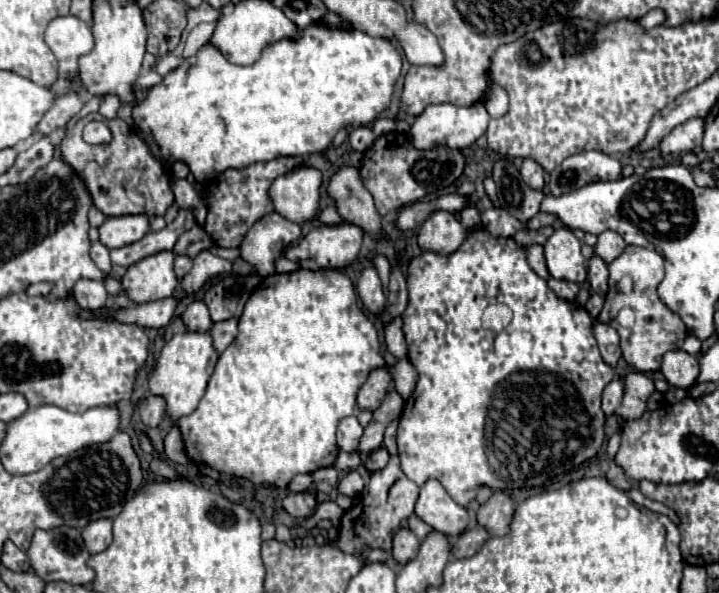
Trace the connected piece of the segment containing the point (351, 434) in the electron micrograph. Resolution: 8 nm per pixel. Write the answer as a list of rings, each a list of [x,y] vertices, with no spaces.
[[[355,415],[345,417],[345,419],[339,421],[337,443],[339,443],[339,449],[341,451],[347,451],[347,453],[357,451],[359,441],[361,441],[361,435],[363,435],[363,427],[359,425],[359,421],[357,421]]]

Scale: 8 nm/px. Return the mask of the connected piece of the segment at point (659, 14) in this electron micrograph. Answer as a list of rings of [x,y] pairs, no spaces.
[[[653,9],[653,11],[649,11],[645,17],[641,17],[641,19],[639,19],[639,23],[643,25],[643,29],[657,27],[657,25],[661,25],[663,21],[665,21],[665,13],[663,13],[661,9]]]

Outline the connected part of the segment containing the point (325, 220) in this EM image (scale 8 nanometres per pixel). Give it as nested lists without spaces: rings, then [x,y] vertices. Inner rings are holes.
[[[333,205],[325,207],[325,209],[319,213],[319,221],[321,221],[323,225],[337,225],[337,223],[341,223],[341,219],[339,219],[339,215],[337,215],[337,211],[335,211]]]

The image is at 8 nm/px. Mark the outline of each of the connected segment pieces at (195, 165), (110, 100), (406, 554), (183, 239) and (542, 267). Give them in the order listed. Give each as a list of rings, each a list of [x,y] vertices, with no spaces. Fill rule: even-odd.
[[[313,23],[307,29],[303,29],[303,33],[301,33],[301,37],[297,41],[281,39],[281,41],[277,41],[273,45],[267,45],[263,49],[263,53],[261,53],[261,59],[257,59],[249,67],[239,67],[239,65],[229,63],[215,45],[203,45],[197,51],[195,57],[187,59],[181,67],[177,67],[167,77],[163,77],[163,81],[159,85],[149,89],[145,101],[141,101],[141,103],[137,103],[133,107],[133,123],[141,129],[141,135],[145,133],[143,129],[151,131],[153,141],[157,143],[159,151],[161,151],[163,163],[171,165],[175,161],[183,161],[191,169],[195,179],[205,185],[205,183],[213,181],[219,173],[223,173],[227,169],[243,169],[243,167],[249,167],[253,163],[259,163],[259,161],[271,161],[275,157],[293,157],[293,155],[309,155],[309,153],[325,151],[331,145],[335,133],[341,127],[347,127],[347,125],[353,125],[353,127],[369,125],[381,111],[385,111],[389,107],[389,101],[391,101],[391,95],[393,95],[393,85],[395,85],[399,73],[401,73],[401,55],[387,39],[369,37],[367,33],[359,33],[357,29],[351,29],[351,31],[329,29],[323,23]]]
[[[105,95],[103,101],[101,101],[101,109],[99,109],[99,113],[101,113],[103,117],[107,117],[107,119],[113,119],[113,117],[117,117],[117,109],[119,109],[119,105],[121,105],[119,97],[115,97],[115,95]]]
[[[401,527],[393,537],[393,559],[401,565],[407,565],[407,561],[417,557],[419,545],[419,539],[407,527]]]
[[[195,225],[193,229],[185,231],[185,233],[177,239],[177,243],[175,243],[175,247],[173,247],[173,253],[175,253],[175,255],[189,255],[189,257],[193,259],[199,251],[211,249],[211,247],[213,247],[211,237],[205,233],[205,229],[201,229],[201,227]]]
[[[534,244],[526,248],[527,260],[531,269],[543,277],[543,279],[549,279],[549,271],[547,271],[547,265],[545,265],[544,249],[542,245]]]

